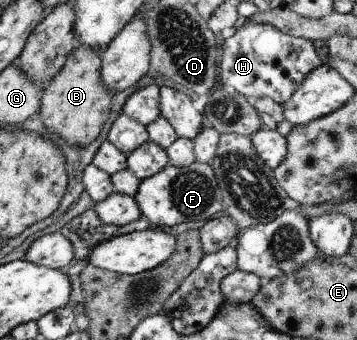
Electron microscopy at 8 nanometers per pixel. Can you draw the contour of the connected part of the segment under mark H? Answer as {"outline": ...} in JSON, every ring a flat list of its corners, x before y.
{"outline":[[243,24,223,40,219,60,219,82,245,98,267,96,282,105,299,88,307,72,323,64,311,41,277,30,270,24]]}

